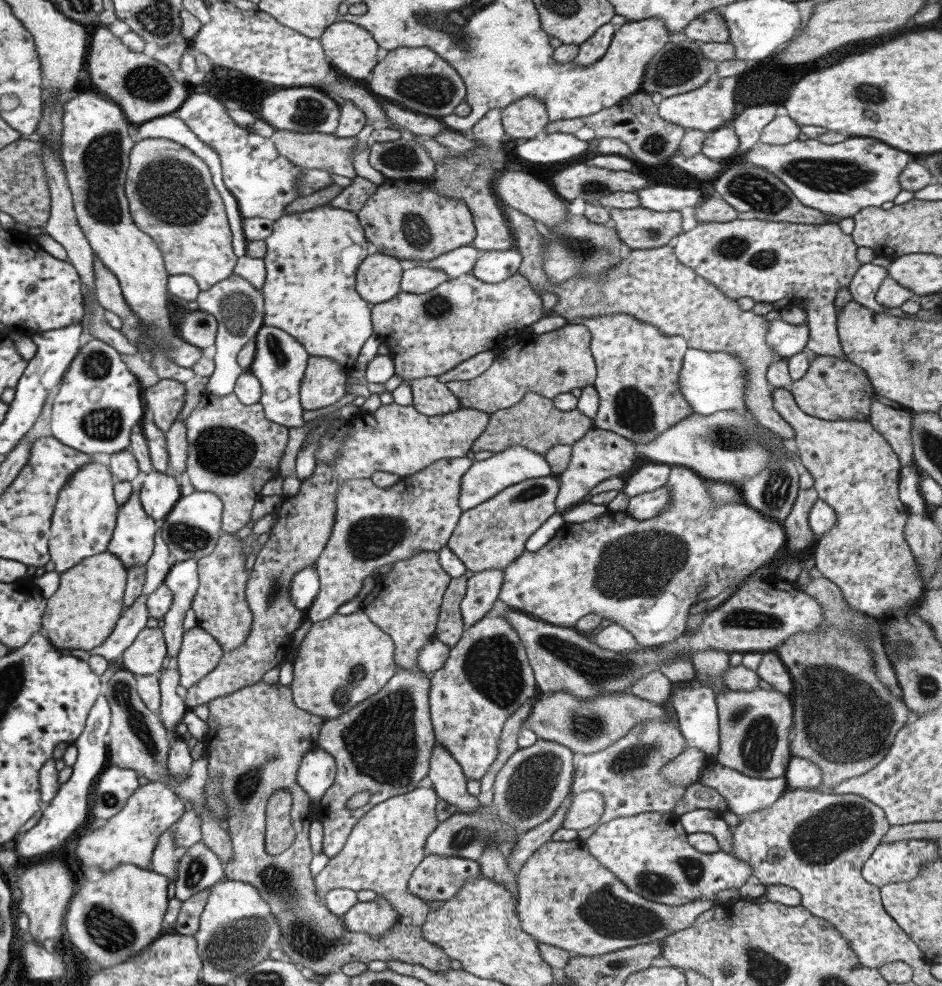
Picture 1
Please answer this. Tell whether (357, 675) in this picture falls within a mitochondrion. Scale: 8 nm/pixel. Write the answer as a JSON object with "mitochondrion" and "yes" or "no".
{"mitochondrion":"yes"}

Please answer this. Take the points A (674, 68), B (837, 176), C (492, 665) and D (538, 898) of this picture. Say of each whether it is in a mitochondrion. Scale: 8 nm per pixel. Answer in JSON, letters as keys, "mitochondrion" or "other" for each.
{"A":"mitochondrion","B":"mitochondrion","C":"mitochondrion","D":"other"}

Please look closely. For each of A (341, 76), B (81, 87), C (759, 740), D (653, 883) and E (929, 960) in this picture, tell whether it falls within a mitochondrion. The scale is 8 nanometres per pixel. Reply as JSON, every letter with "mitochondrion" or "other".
{"A":"other","B":"other","C":"mitochondrion","D":"mitochondrion","E":"other"}

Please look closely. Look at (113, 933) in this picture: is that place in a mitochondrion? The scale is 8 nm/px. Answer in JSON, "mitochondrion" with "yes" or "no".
{"mitochondrion":"yes"}

